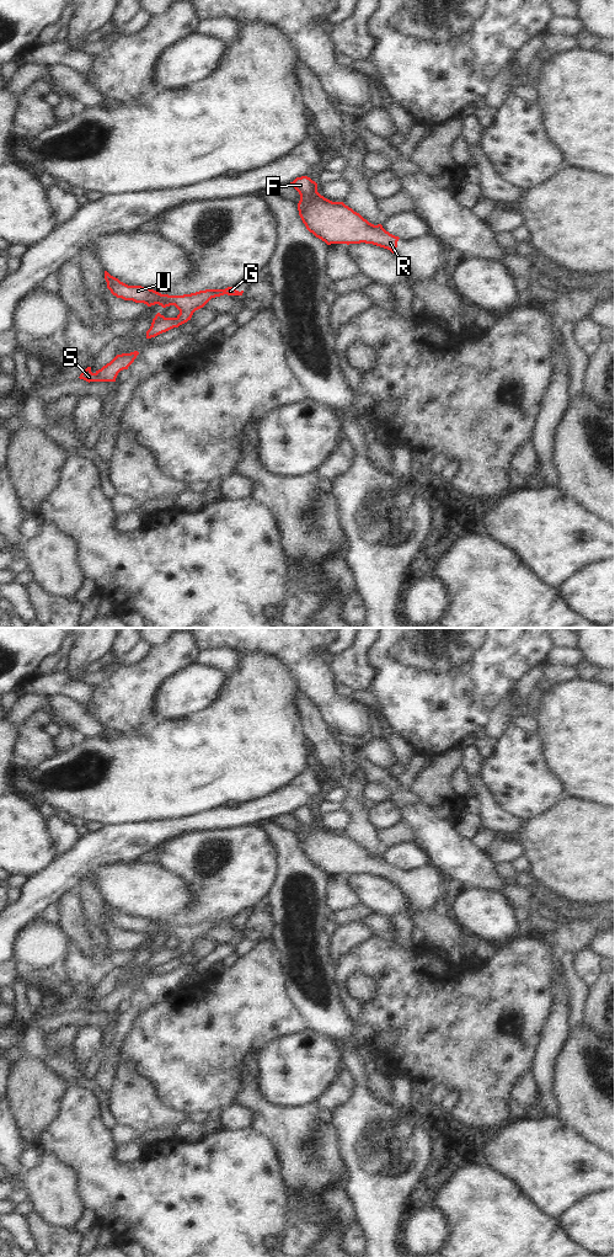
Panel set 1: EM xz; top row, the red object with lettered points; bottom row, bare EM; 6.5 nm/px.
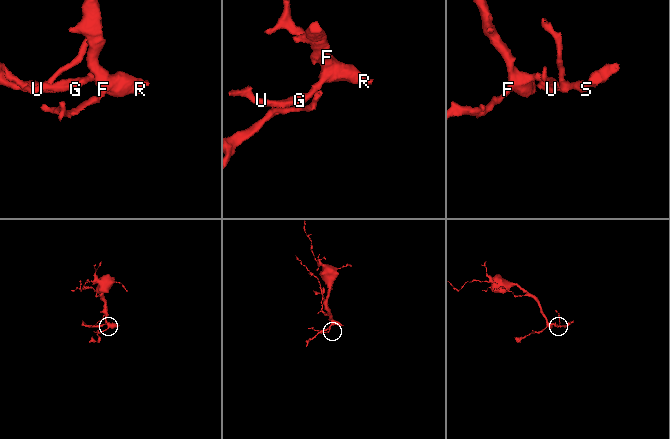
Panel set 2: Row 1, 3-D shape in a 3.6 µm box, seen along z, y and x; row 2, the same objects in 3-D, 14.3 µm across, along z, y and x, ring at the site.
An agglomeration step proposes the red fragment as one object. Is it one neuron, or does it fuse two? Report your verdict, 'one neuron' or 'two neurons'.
one neuron

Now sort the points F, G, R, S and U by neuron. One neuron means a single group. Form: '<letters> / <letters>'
F G R S U

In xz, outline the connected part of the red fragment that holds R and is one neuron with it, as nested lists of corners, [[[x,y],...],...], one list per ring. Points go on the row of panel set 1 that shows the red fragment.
[[[308,176],[290,182],[299,192],[299,215],[306,229],[331,244],[373,244],[396,254],[399,236],[374,225],[343,202],[332,202],[317,192],[317,183]]]

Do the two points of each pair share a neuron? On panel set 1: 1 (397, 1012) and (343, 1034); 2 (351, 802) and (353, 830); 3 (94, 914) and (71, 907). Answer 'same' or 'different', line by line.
1: different
2: same
3: different

